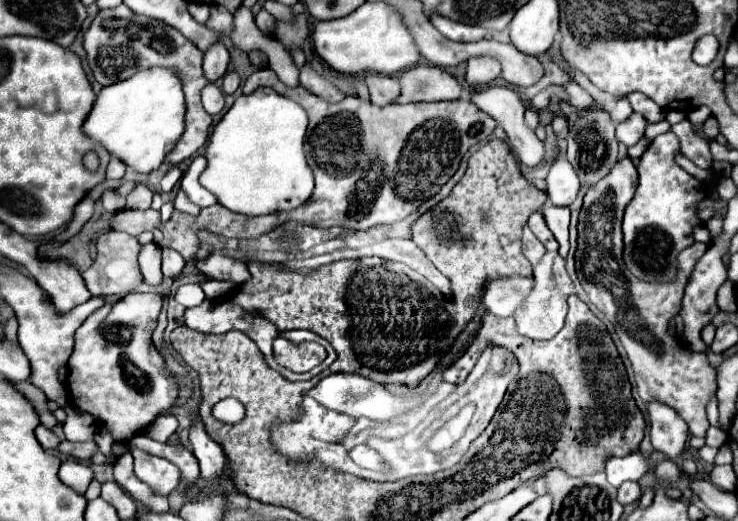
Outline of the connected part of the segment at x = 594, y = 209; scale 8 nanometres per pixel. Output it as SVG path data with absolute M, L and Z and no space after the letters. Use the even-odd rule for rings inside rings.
M630 157L620 159L612 171L602 177L584 195L584 207L578 223L578 251L576 273L588 295L588 299L604 313L614 325L620 343L632 363L636 375L638 395L644 403L658 399L676 409L676 413L688 423L690 435L704 437L710 423L706 417L706 403L716 391L716 369L708 363L704 353L696 353L676 343L668 335L668 321L680 313L684 287L692 275L694 265L708 249L704 243L694 243L680 253L680 265L676 281L668 285L646 285L636 277L630 277L622 259L622 215L628 201L638 187L638 171Z

